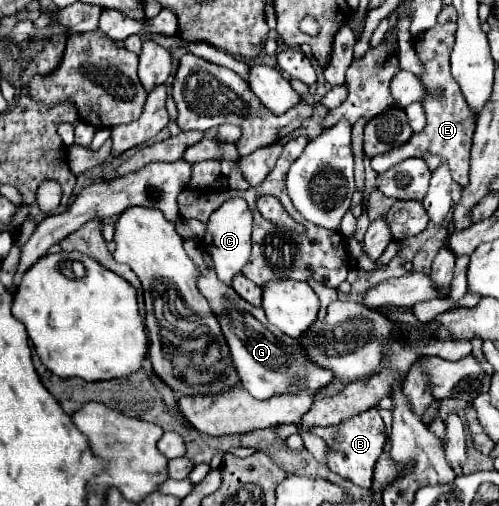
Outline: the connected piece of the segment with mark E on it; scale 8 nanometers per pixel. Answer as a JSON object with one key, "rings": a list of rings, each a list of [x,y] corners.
{"rings":[[[447,22],[443,26],[437,24],[435,28],[423,34],[421,42],[415,44],[415,50],[425,66],[421,82],[427,88],[427,96],[423,98],[427,126],[423,128],[423,132],[413,134],[403,146],[397,146],[387,154],[379,154],[371,158],[371,168],[375,172],[385,172],[391,166],[403,162],[405,158],[415,156],[415,158],[423,158],[431,172],[435,172],[441,164],[447,164],[451,170],[451,178],[455,182],[459,182],[461,186],[469,184],[469,152],[471,152],[471,136],[475,130],[475,118],[459,90],[459,84],[453,80],[449,70],[449,54],[451,54],[451,46],[455,44],[455,30],[457,30],[455,22]]]}

